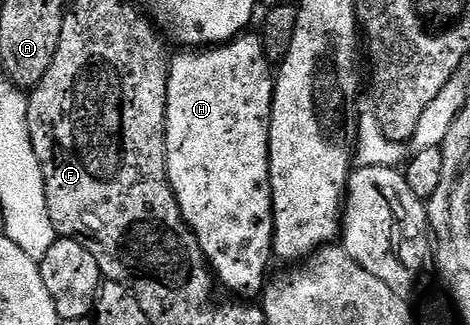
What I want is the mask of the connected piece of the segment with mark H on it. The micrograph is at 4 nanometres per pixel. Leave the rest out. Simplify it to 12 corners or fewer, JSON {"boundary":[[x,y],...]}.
{"boundary":[[261,36],[168,64],[168,180],[215,278],[274,259]]}

